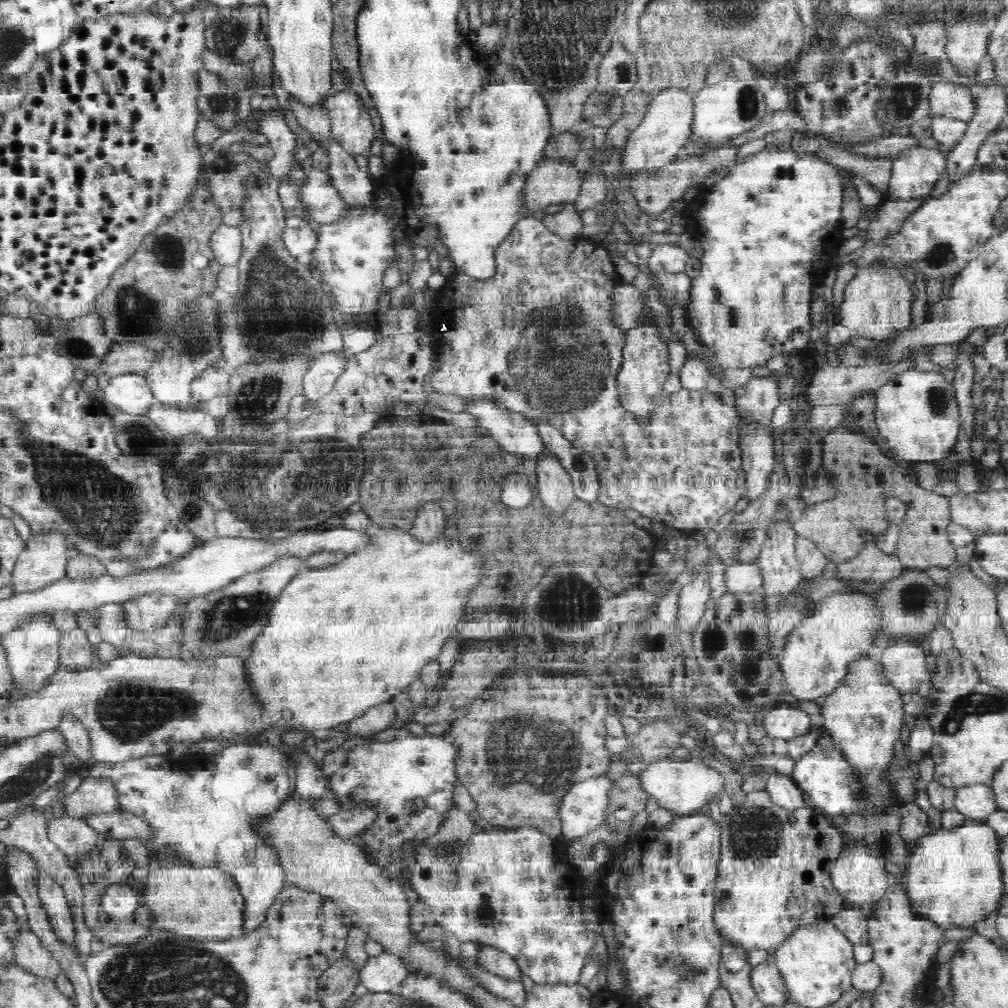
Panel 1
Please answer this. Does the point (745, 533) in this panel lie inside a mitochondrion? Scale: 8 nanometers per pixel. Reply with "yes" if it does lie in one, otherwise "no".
yes

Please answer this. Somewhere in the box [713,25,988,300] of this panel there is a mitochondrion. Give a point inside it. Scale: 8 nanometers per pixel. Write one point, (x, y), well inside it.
(906, 97)

